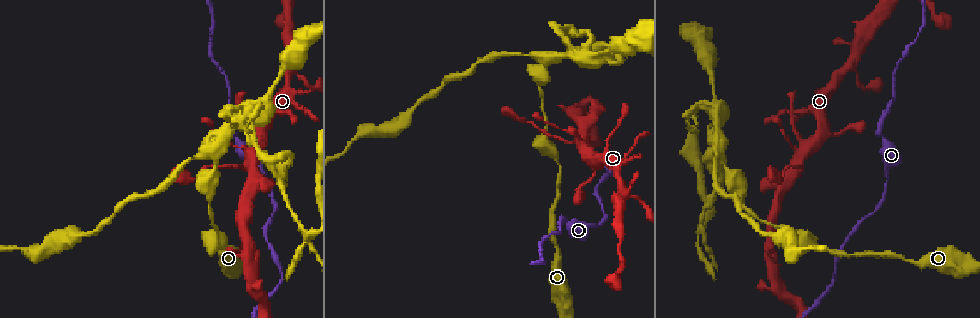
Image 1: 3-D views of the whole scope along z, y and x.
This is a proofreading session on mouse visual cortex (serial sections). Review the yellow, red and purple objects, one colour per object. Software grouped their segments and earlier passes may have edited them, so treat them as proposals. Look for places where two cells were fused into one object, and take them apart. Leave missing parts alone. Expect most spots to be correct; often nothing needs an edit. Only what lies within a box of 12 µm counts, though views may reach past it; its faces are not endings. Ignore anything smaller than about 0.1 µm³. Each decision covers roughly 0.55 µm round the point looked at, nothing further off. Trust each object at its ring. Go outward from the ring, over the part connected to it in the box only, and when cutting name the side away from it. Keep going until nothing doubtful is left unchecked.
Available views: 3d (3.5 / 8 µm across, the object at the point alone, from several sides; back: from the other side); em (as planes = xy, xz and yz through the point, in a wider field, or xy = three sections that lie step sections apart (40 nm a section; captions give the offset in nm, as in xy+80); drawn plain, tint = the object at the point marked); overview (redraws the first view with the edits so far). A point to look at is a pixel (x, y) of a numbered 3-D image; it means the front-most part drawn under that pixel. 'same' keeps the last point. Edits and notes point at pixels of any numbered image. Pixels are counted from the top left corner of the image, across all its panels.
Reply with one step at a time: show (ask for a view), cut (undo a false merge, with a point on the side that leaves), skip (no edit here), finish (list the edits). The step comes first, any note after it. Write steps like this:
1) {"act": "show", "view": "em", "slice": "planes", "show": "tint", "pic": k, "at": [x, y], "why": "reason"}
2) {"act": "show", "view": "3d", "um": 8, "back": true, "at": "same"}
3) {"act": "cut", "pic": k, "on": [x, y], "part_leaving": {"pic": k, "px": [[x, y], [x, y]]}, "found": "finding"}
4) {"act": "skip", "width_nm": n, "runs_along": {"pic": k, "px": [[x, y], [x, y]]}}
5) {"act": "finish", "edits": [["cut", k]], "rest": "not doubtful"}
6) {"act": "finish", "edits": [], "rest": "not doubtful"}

{"act": "show", "view": "3d", "um": 3.5, "pic": 1, "at": [844, 67]}

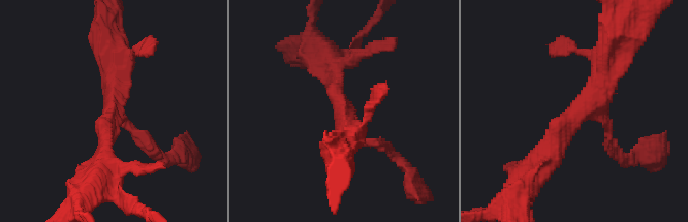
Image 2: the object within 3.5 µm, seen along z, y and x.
{"act": "show", "view": "em", "slice": "xy", "step": 2, "show": "tint", "pic": 2, "at": [344, 113], "arms": 3, "arm_widths_nm": [150, 200, 250], "why": "now the EM"}

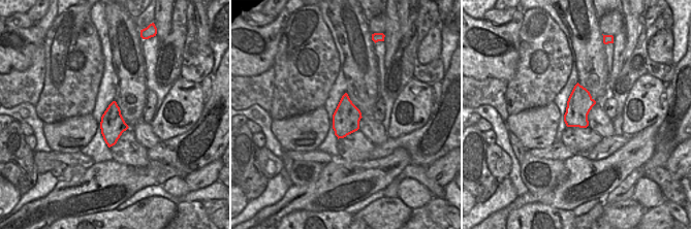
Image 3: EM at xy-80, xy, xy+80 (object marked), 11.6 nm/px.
{"act": "skip", "width_nm": 320, "runs_along": {"pic": 2, "px": [[536, 165], [587, 101], [607, 51]]}, "found": "all the same cell"}

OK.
{"act": "show", "view": "3d", "um": 3.5, "pic": 1, "at": [251, 153], "why": "narrows sharply"}

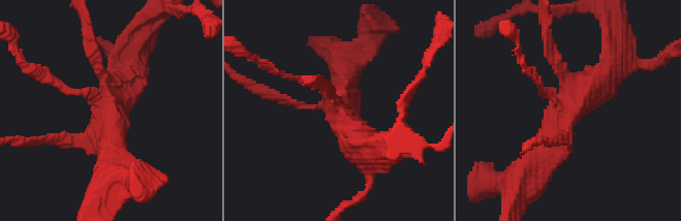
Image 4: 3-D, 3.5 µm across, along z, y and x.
{"act": "show", "view": "em", "slice": "planes", "show": "tint", "pic": 4, "at": [109, 114]}

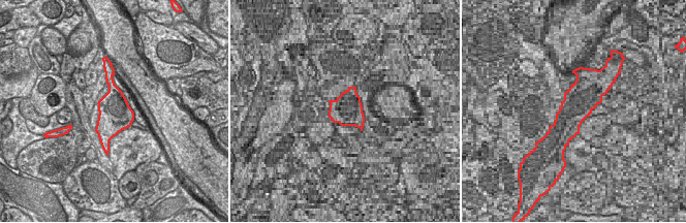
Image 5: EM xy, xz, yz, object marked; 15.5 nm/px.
{"act": "skip", "runs_along": {"pic": 4, "px": [[614, 68], [560, 119], [524, 172]]}, "found": "one cell here"}

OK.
{"act": "show", "view": "3d", "um": 3.5, "pic": 1, "at": [215, 153], "why": "thick turns thin"}

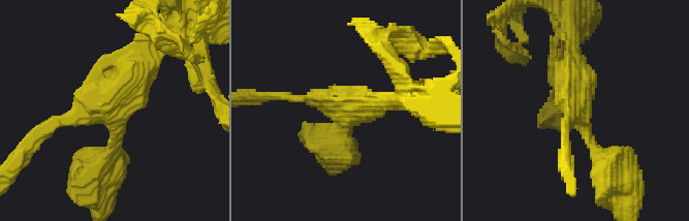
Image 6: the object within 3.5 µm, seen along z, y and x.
{"act": "show", "view": "em", "slice": "planes", "show": "tint", "pic": 6, "at": [112, 109], "arms": 3, "arm_widths_nm": [150, 250, 400]}

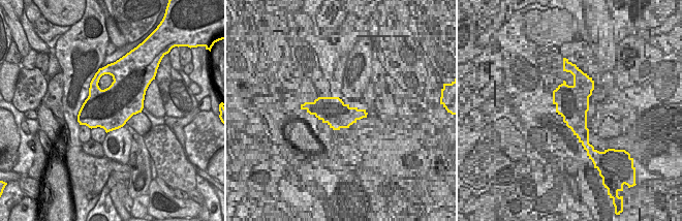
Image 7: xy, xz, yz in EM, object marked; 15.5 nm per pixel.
{"act": "skip", "found": "all the same cell"}

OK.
{"act": "show", "view": "3d", "um": 3.5, "pic": 1, "at": [574, 59]}

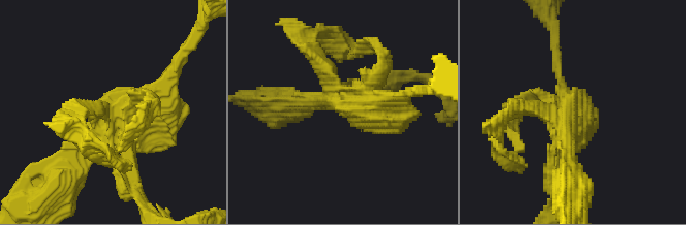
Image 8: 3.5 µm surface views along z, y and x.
{"act": "show", "view": "em", "slice": "xy", "step": 2, "show": "tint", "pic": 8, "at": [348, 105], "why": "shape alone is not enough"}

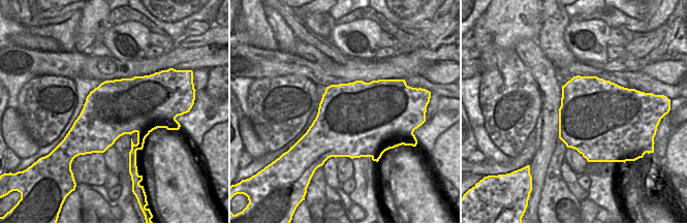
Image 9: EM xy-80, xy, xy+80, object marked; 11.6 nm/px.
{"act": "skip", "runs_along": {"pic": 8, "px": [[67, 168], [86, 139], [165, 89]]}, "found": "all the same cell"}

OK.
{"act": "show", "view": "3d", "um": 8, "pic": 1, "at": [299, 230], "why": "arms part here"}

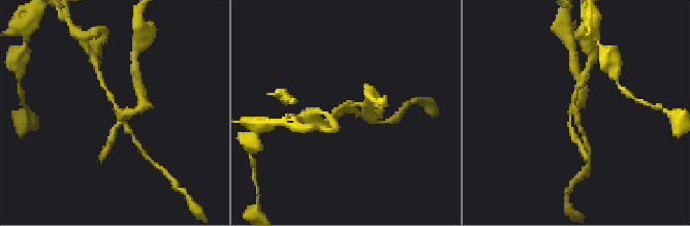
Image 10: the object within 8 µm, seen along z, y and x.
{"act": "show", "view": "3d", "um": 3.5, "pic": 10, "at": [573, 106], "why": "closer look"}

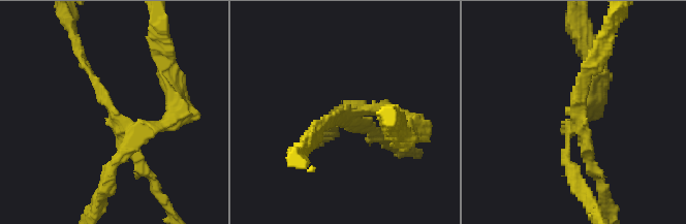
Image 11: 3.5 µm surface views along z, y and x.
{"act": "show", "view": "em", "slice": "planes", "show": "tint", "pic": 11, "at": [115, 119]}

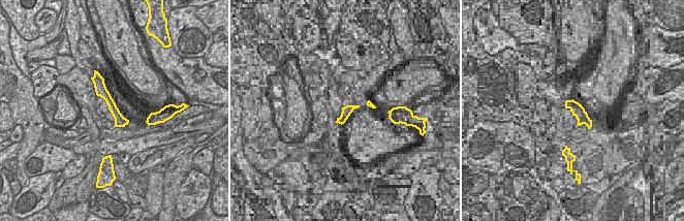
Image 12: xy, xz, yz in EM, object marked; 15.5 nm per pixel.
{"act": "skip", "runs_along": {"pic": 12, "px": [[101, 82], [101, 91], [122, 124]]}, "found": "all the same cell"}

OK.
{"act": "finish", "edits": [], "rest": "not doubtful"}

